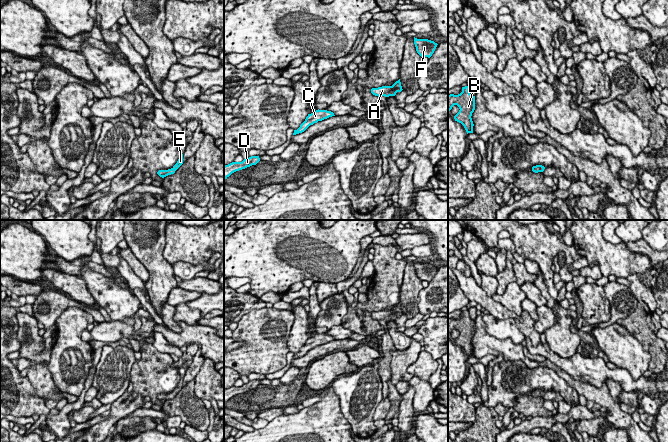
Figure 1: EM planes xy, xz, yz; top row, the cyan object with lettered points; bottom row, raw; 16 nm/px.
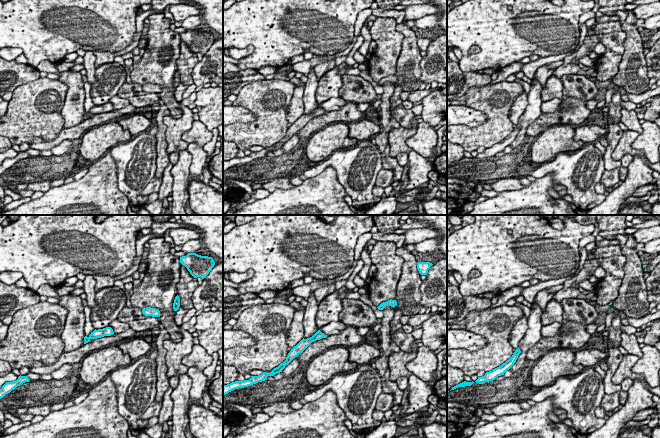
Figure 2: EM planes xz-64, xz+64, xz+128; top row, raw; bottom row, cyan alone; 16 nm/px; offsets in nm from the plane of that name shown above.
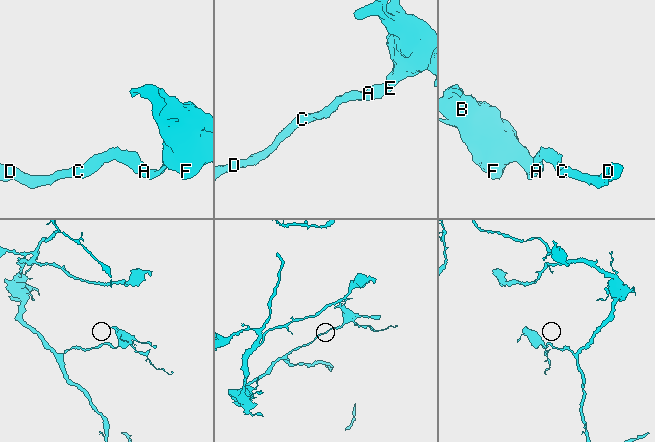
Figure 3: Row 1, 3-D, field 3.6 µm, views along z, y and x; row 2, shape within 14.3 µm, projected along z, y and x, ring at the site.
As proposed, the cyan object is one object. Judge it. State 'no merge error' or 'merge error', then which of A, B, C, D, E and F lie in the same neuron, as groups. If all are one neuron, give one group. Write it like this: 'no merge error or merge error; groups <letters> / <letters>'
no merge error; groups A B C D E F

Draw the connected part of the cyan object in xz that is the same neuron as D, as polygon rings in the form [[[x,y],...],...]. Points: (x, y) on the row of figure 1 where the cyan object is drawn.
[[[251,156],[244,159],[242,162],[232,162],[224,166],[224,180],[227,179],[232,173],[256,165],[260,161],[259,156]]]

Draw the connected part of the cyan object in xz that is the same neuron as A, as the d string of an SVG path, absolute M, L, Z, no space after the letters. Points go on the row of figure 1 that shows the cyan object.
M399 79L392 86L382 86L378 88L372 88L371 93L378 97L379 96L389 97L389 96L395 96L397 92L401 92L402 90L403 89Z

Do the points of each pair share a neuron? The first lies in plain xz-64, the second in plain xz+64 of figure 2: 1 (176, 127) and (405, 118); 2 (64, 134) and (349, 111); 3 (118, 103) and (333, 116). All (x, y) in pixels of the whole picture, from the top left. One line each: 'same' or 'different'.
1: different
2: same
3: different

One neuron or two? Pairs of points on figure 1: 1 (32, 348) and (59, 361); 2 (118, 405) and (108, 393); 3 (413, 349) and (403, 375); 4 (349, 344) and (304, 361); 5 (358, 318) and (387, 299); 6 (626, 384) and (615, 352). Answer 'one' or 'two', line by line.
1: two
2: two
3: one
4: one
5: two
6: two

